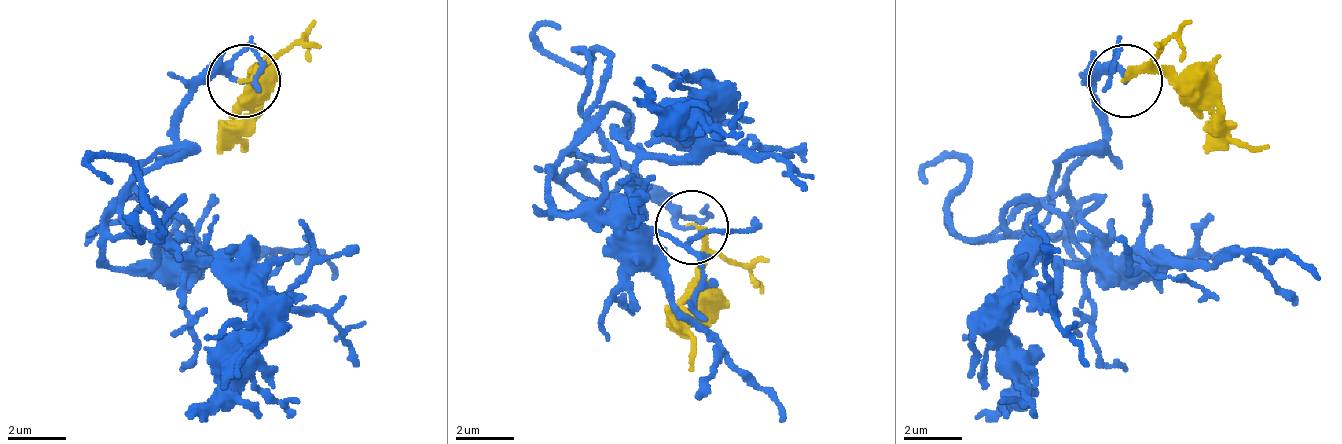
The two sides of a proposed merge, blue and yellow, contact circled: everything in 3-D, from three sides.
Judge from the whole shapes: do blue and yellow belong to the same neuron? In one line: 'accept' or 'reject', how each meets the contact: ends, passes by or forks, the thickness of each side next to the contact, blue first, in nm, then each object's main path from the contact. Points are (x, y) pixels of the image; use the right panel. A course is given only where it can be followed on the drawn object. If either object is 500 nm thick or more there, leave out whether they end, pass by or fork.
accept; blue passes by; yellow ends; calibres 120 and 220 nm; course blue (1123, 82), (1094, 82), (1101, 141), (1064, 177), (1050, 199), (1057, 214), (1116, 258), (1285, 251), (1321, 280); course yellow (1123, 82), (1167, 75), (1233, 141), (1270, 148)

